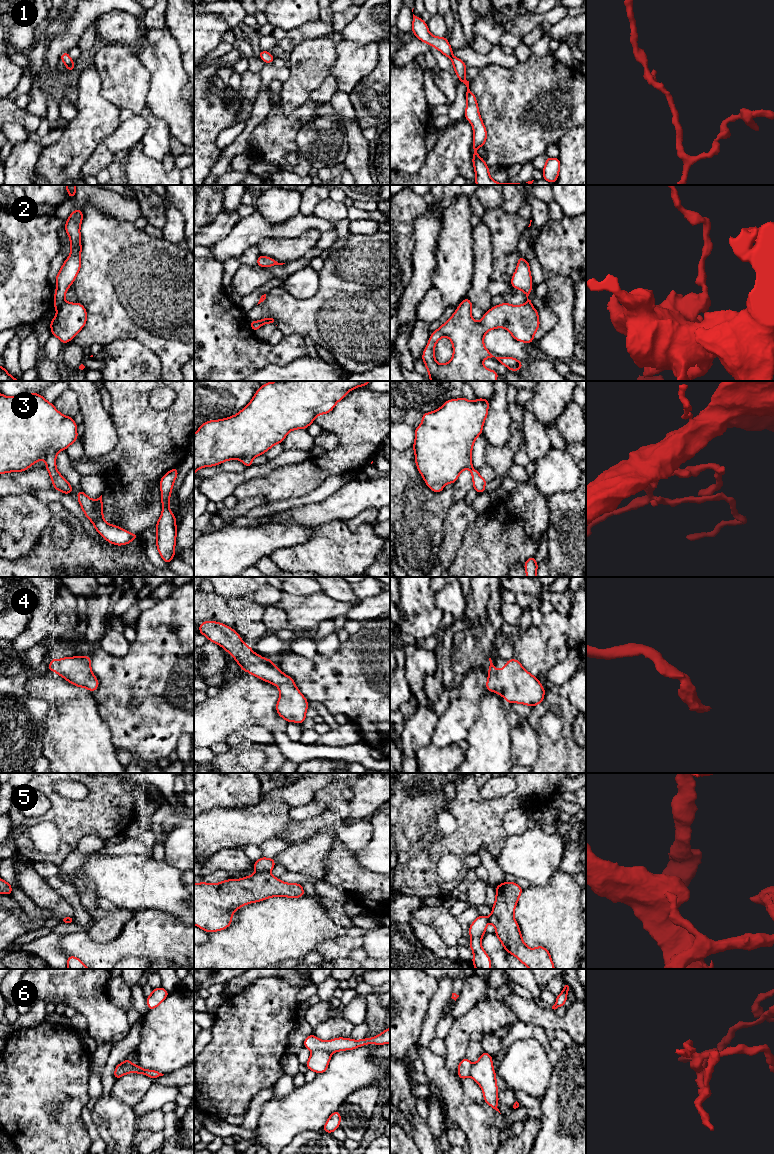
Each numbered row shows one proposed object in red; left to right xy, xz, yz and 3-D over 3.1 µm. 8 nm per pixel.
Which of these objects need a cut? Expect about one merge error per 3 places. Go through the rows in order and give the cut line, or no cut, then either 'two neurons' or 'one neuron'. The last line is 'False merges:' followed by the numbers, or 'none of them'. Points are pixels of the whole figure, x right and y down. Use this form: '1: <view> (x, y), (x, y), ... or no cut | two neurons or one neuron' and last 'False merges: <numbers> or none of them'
1: no cut | one neuron
2: xy (65, 301), (57, 311) | two neurons
3: no cut | one neuron
4: no cut | one neuron
5: xz (256, 871), (269, 872) | two neurons
6: xz (312, 1050), (326, 1050), (331, 1053) | two neurons
False merges: 2, 5, 6

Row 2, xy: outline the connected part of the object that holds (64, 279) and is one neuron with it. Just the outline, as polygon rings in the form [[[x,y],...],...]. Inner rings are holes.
[[[75,209],[66,220],[65,230],[70,238],[70,256],[64,261],[60,271],[56,275],[56,292],[54,294],[54,307],[56,311],[66,302],[65,294],[73,284],[81,267],[80,227],[83,220],[83,212]]]

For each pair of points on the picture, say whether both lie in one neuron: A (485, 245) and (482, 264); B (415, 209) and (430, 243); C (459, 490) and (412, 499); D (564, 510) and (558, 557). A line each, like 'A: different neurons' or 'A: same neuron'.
A: same neuron
B: different neurons
C: different neurons
D: same neuron

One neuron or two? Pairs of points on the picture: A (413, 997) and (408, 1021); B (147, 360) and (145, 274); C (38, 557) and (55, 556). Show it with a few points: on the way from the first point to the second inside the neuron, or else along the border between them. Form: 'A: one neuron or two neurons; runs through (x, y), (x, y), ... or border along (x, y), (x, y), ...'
A: one neuron; runs through (408, 1003), (408, 1015)
B: two neurons; border along (125, 338), (134, 338), (147, 346), (161, 366)
C: one neuron; runs through (42, 557), (51, 557)

